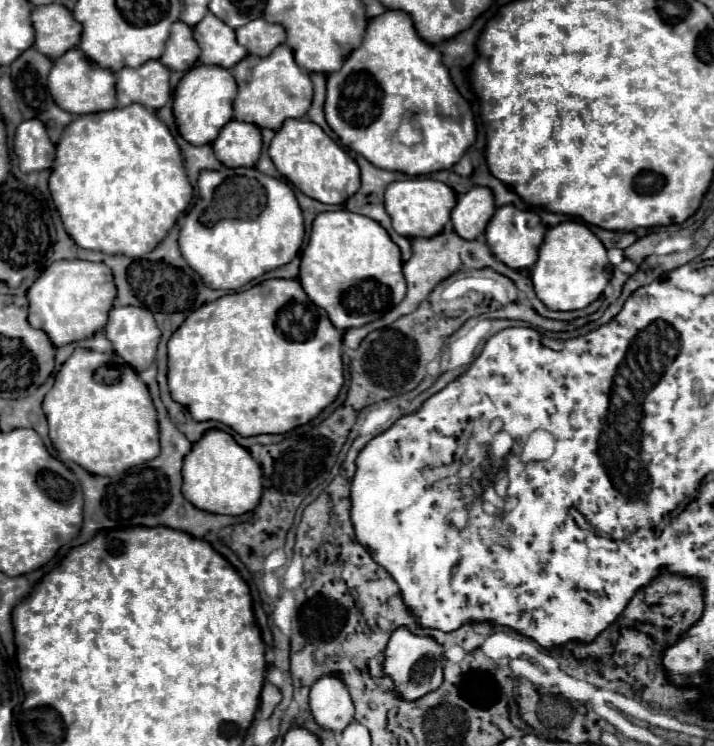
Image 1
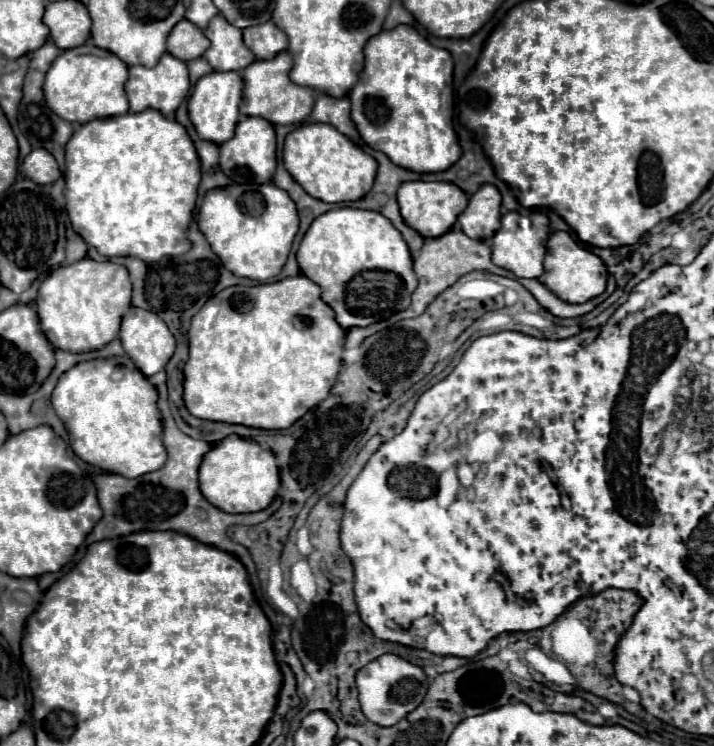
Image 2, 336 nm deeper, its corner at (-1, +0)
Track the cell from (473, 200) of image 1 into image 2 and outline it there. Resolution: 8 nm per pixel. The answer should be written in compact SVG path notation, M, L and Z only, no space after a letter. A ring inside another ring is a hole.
M482 185L468 207L458 217L458 223L472 239L488 239L500 227L500 193L494 185Z

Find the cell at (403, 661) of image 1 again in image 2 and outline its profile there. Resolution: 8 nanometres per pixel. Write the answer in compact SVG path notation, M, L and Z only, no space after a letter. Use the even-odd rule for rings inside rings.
M392 653L380 655L378 659L362 667L356 675L356 687L360 693L360 705L364 715L372 723L378 723L382 727L398 723L402 717L406 717L410 711L414 711L414 707L418 707L424 701L424 695L428 693L426 681L428 677L422 667L412 665L410 661Z

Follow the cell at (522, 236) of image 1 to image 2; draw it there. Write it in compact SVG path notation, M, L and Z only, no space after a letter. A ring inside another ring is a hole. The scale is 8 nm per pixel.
M508 211L502 215L502 227L492 237L492 261L498 267L512 271L516 277L540 277L544 271L546 241L550 237L548 217L544 213L520 215L518 211Z

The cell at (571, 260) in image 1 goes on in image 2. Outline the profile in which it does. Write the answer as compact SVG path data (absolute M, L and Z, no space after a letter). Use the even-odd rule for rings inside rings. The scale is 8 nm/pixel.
M556 231L550 235L548 245L546 245L546 259L544 259L544 269L546 273L540 277L540 281L554 293L558 295L558 299L570 303L570 305L578 305L578 303L586 303L598 295L604 293L606 289L606 279L608 279L608 271L606 265L602 263L602 259L598 255L594 255L592 251L584 249L578 241L572 239L570 233L566 231Z

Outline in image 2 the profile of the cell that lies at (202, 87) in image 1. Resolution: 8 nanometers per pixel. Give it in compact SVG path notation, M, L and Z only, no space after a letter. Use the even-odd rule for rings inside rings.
M212 71L198 79L194 85L194 91L188 99L188 115L194 123L200 139L212 141L212 143L224 143L234 137L234 127L238 123L238 105L242 99L242 77L236 71L218 73Z

